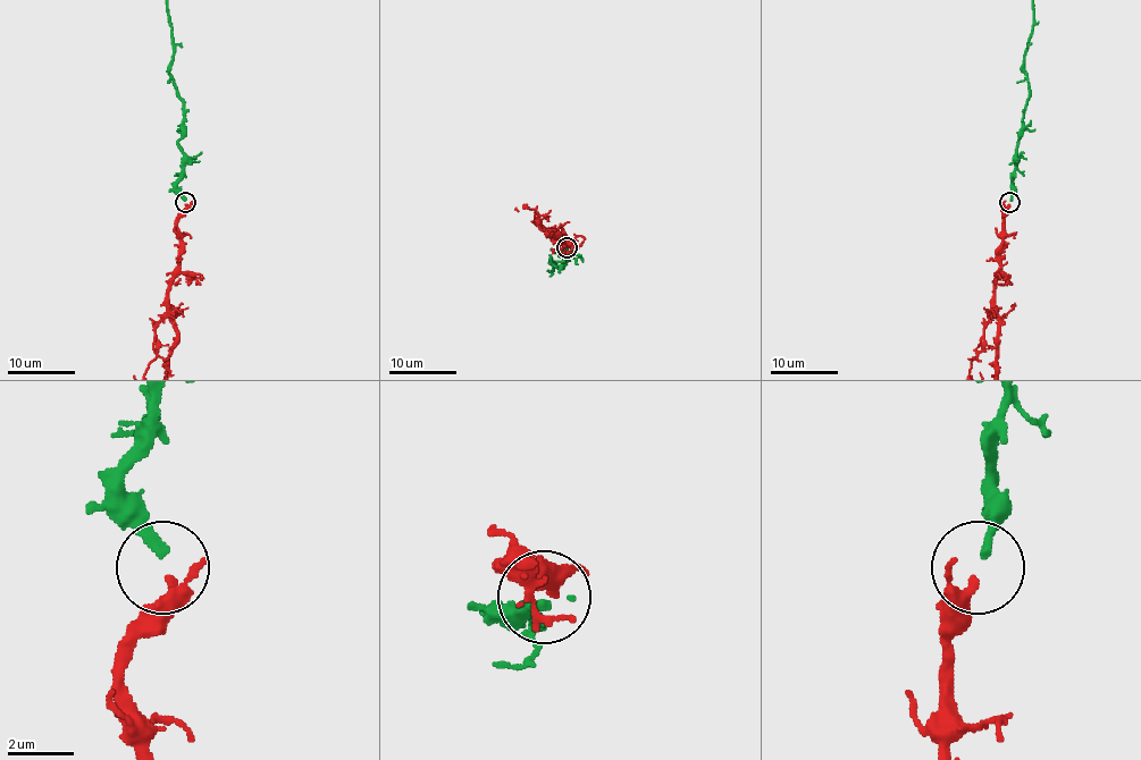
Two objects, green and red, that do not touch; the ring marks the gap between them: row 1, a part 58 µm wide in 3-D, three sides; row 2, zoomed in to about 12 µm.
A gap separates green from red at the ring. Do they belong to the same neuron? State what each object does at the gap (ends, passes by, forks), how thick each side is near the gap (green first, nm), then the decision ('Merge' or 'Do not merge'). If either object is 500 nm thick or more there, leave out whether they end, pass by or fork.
At the ring green ends. At the ring red passes by. Thickness 300 nm (green) against 240 nm. Merge

